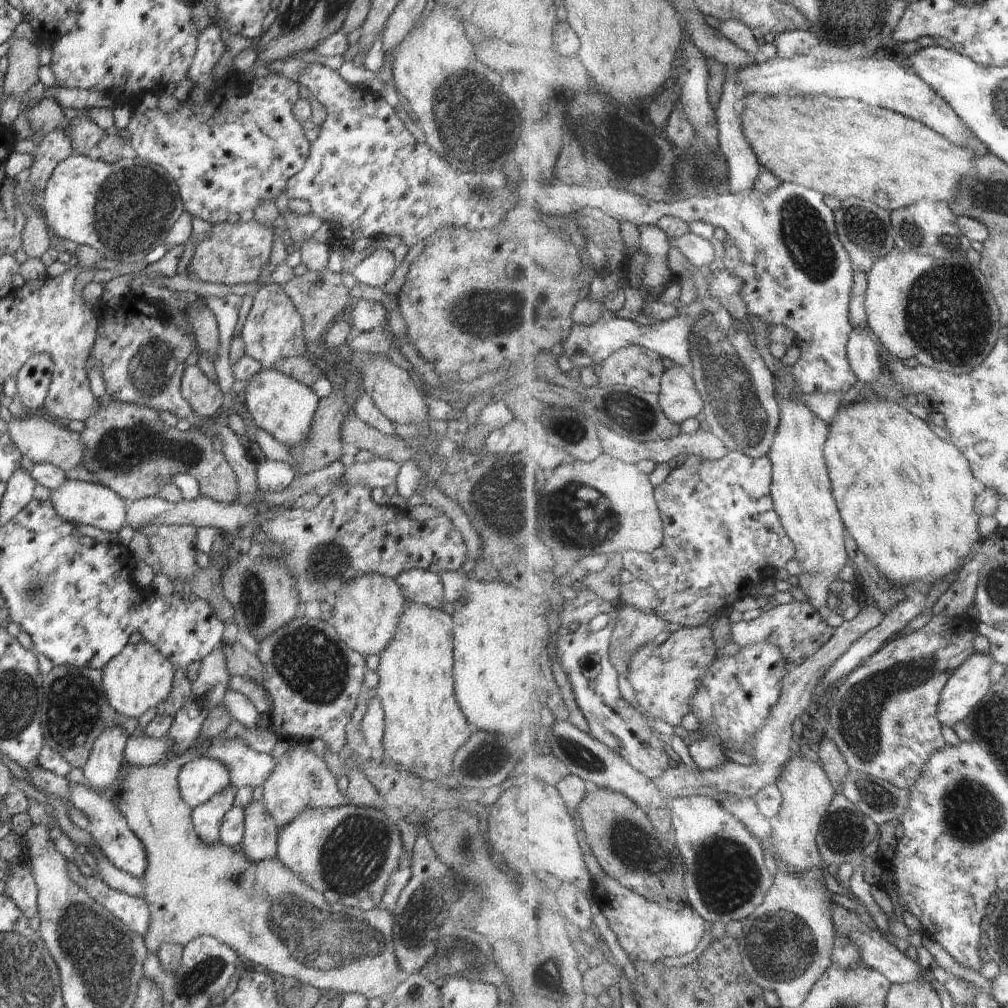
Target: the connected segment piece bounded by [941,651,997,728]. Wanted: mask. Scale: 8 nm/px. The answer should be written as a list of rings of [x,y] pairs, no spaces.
[[[974,652],[950,678],[941,700],[941,720],[944,725],[956,728],[960,722],[968,720],[984,696],[992,690],[990,670],[996,663],[990,653]]]

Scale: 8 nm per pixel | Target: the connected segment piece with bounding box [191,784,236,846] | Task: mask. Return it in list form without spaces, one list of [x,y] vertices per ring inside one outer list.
[[[230,784],[220,794],[214,794],[208,802],[191,809],[191,819],[198,838],[206,844],[216,844],[220,838],[220,824],[224,814],[233,807],[236,788]]]

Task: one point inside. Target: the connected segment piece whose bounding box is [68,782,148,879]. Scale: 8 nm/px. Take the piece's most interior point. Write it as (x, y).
(112, 835)

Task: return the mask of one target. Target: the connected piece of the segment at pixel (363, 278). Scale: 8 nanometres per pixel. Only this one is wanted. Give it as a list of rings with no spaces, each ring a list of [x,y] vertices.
[[[377,249],[352,268],[352,275],[362,284],[383,289],[397,266],[399,261],[392,251]]]

